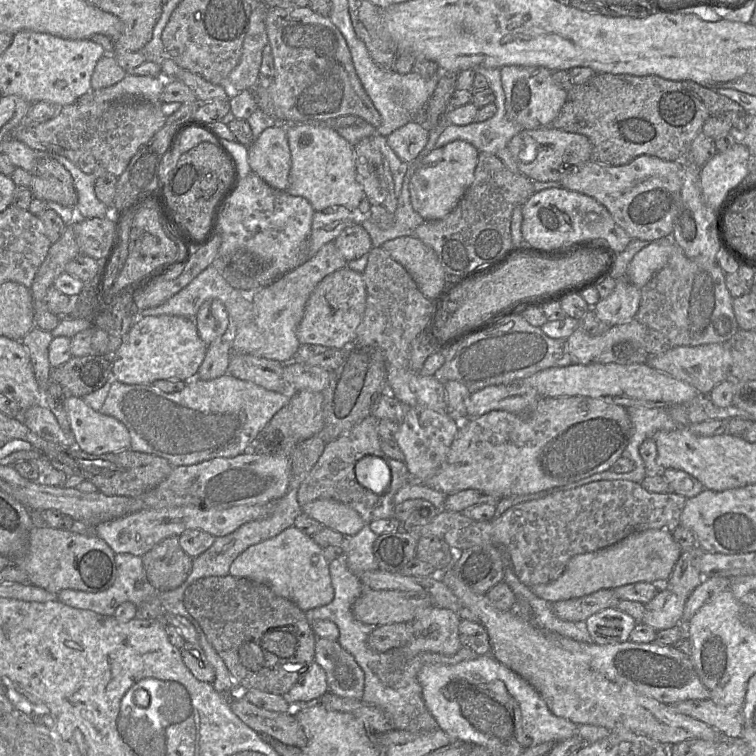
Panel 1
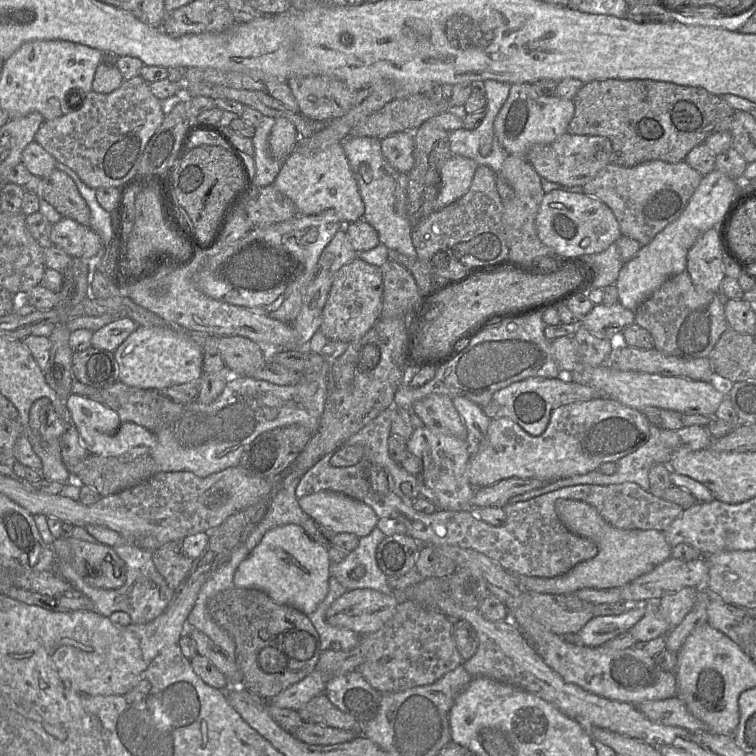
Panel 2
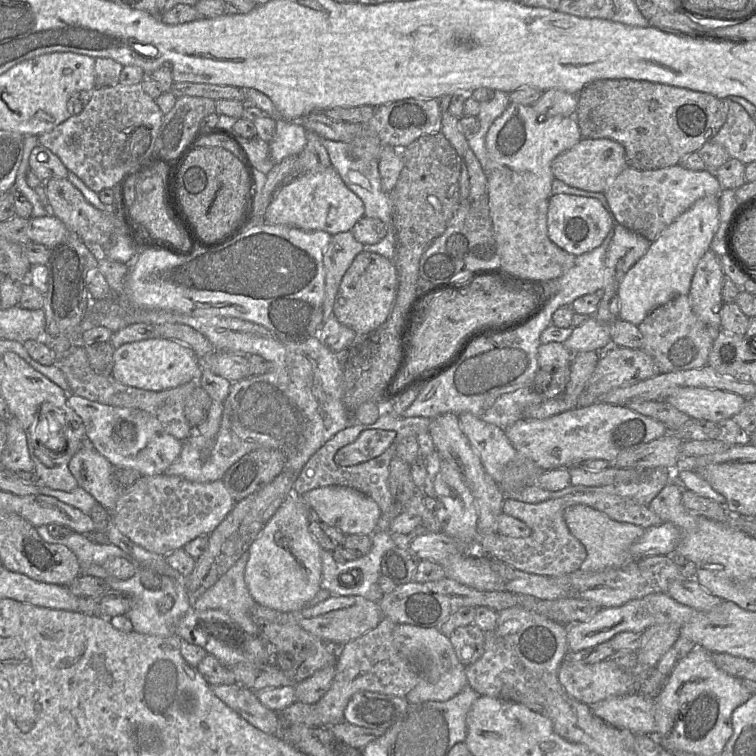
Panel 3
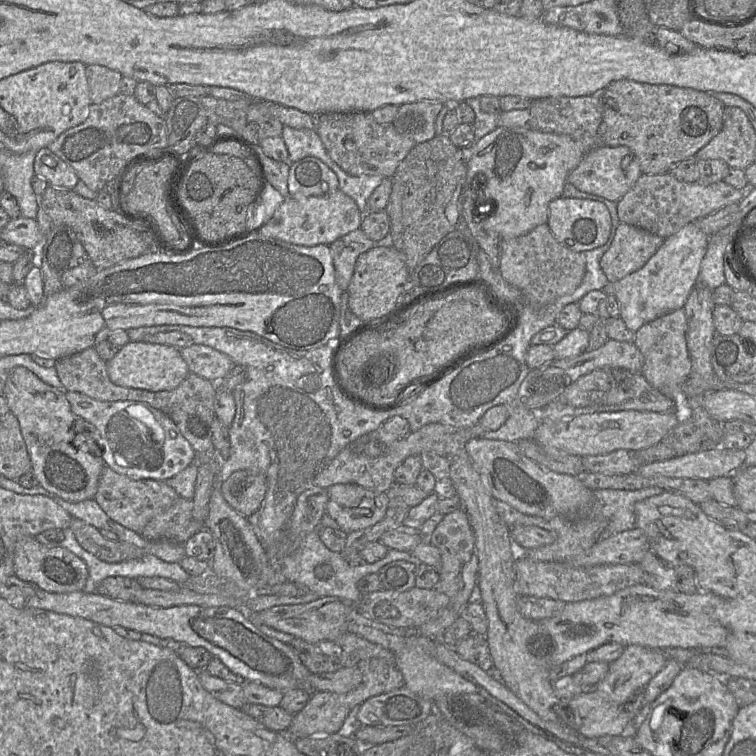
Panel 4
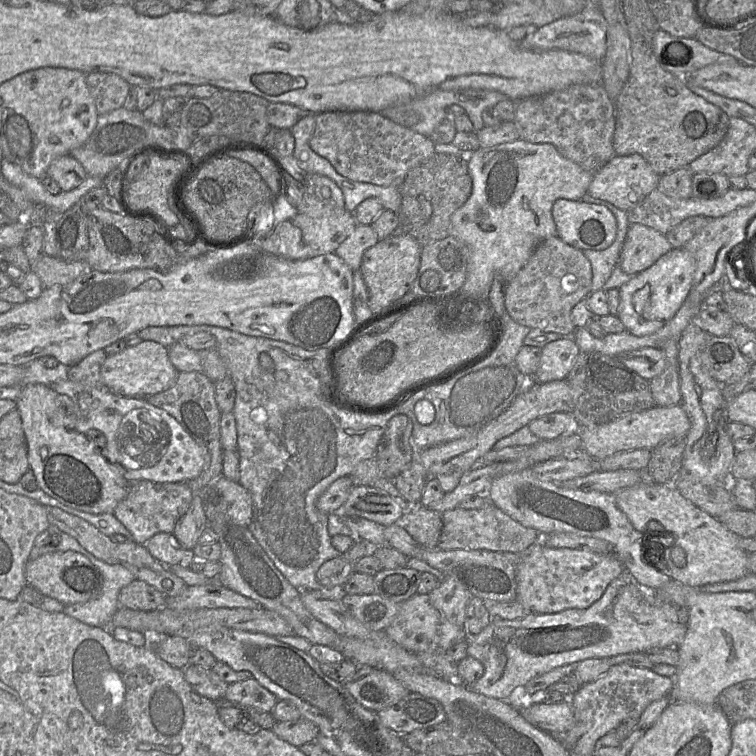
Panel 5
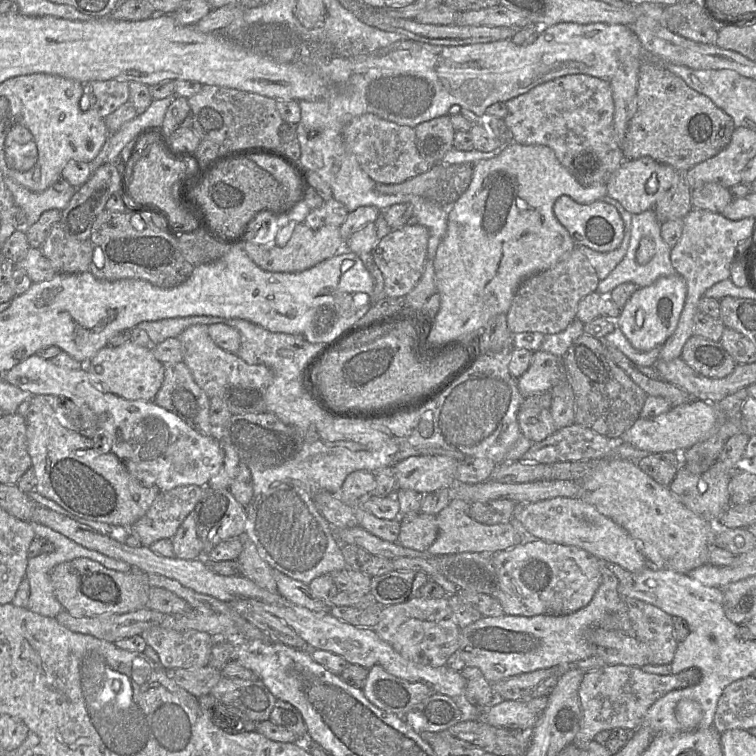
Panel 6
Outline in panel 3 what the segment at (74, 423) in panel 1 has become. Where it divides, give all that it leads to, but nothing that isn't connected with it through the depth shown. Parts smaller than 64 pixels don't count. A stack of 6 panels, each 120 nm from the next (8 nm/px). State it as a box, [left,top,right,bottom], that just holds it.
[67,394,183,476]

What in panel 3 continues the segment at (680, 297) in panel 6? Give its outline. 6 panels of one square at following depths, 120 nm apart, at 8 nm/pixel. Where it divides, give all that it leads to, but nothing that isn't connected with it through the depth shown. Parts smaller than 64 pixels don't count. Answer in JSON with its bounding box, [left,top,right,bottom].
[617,195,720,326]

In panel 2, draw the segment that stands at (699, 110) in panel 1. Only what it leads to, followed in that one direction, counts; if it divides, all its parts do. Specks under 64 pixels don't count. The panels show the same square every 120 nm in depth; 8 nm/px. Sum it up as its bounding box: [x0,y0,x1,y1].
[567,79,734,167]

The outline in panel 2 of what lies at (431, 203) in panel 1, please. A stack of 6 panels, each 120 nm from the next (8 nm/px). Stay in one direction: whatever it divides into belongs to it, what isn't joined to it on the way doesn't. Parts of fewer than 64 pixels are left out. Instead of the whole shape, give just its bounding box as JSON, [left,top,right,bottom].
[436,155,478,209]

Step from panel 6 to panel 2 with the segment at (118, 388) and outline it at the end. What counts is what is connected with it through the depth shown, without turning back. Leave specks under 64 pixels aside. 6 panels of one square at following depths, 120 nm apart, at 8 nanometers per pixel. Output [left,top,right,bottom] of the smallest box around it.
[113,326,203,391]

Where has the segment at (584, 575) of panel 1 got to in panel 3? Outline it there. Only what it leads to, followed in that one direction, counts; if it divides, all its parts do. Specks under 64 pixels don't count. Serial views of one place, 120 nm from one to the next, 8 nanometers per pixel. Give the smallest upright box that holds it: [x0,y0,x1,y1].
[564,504,645,572]

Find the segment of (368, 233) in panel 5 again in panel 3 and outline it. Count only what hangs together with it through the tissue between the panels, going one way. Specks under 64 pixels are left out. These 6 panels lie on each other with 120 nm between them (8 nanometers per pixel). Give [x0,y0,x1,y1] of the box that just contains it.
[323,231,364,325]

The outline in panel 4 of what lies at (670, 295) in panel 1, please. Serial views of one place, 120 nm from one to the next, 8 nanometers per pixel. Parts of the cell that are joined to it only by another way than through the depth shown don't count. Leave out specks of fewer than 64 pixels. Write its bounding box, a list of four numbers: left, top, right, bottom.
[634,308,692,401]

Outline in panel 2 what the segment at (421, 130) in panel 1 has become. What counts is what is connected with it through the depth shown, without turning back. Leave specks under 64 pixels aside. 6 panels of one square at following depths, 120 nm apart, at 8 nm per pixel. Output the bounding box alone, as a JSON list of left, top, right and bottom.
[381,131,414,173]

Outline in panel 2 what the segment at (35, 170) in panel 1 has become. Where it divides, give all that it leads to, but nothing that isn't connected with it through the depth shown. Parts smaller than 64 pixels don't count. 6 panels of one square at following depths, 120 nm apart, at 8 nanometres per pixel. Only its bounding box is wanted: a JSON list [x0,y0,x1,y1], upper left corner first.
[36,168,90,226]

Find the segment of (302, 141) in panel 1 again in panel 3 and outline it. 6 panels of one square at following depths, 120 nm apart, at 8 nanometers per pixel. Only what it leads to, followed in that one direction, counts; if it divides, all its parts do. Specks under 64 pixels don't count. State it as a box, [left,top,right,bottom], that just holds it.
[264,166,363,236]

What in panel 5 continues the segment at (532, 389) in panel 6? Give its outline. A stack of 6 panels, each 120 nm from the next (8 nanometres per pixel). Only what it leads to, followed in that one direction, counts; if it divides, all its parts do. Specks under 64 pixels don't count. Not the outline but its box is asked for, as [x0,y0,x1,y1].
[532,336,580,384]

